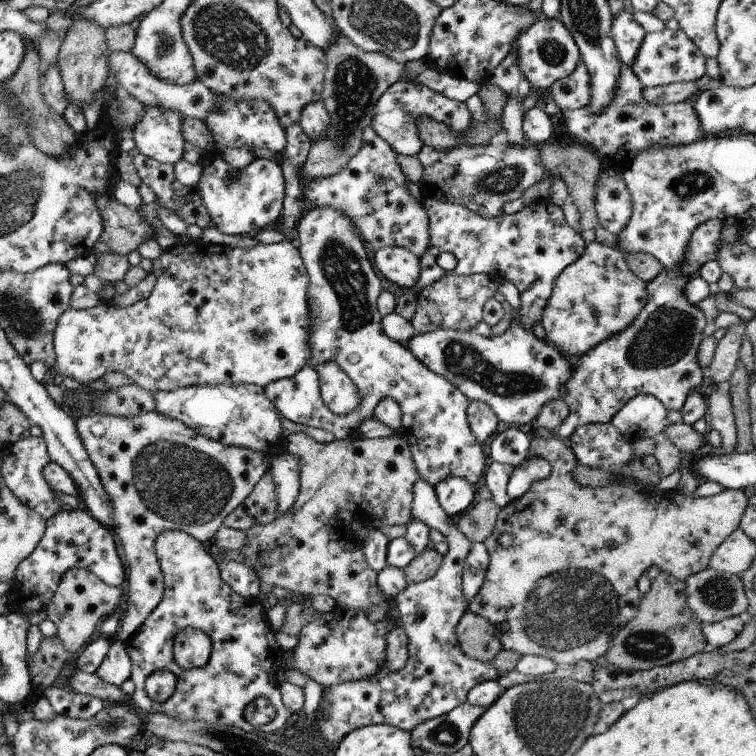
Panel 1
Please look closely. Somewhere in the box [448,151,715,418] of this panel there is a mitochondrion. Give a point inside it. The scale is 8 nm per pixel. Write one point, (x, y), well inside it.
(662, 340)

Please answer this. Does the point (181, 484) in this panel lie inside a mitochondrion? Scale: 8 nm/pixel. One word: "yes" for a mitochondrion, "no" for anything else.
yes

